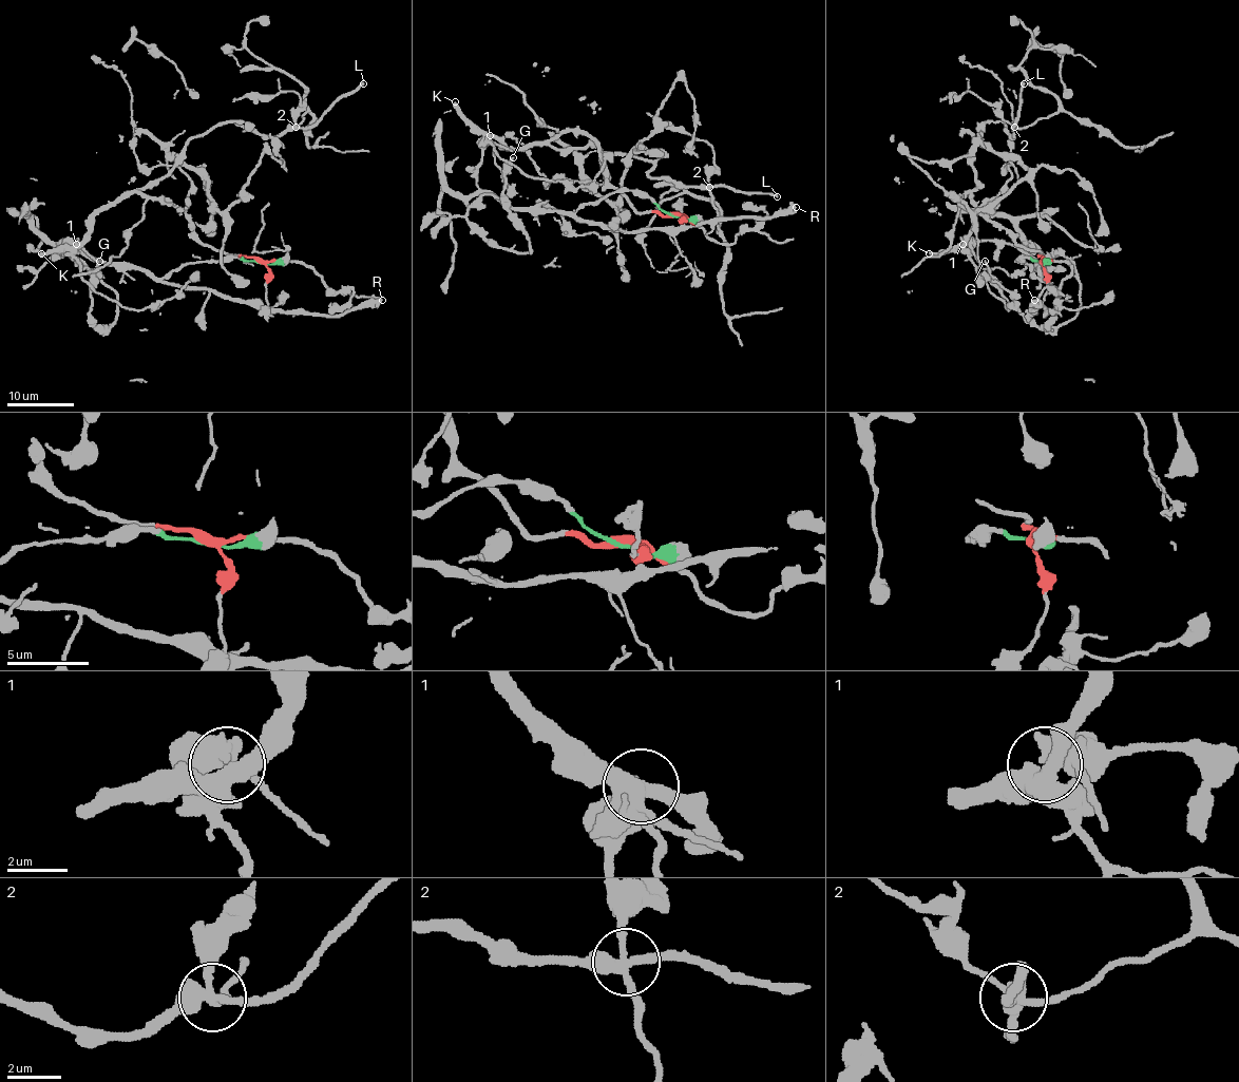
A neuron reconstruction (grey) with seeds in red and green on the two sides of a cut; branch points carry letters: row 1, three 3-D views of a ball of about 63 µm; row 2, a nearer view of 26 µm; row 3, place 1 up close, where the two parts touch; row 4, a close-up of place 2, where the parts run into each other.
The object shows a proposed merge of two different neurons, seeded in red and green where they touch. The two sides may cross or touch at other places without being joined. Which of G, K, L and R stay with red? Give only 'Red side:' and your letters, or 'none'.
Red side: K, L

